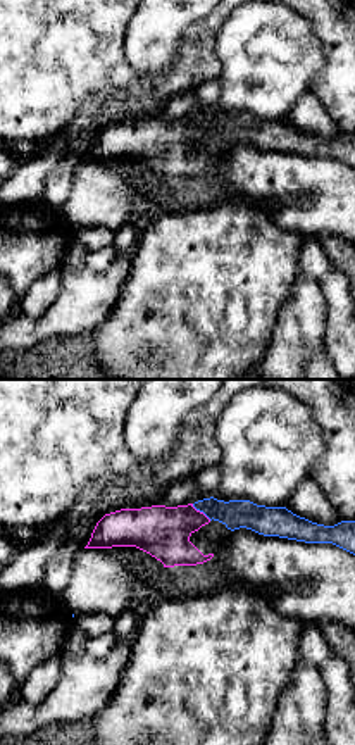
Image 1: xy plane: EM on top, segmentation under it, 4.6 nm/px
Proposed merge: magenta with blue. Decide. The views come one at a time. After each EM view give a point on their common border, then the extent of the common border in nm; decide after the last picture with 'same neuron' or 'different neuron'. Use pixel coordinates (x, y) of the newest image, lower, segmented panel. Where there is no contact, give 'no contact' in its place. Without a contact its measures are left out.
meets magenta at (202, 513); contact 120 nm long

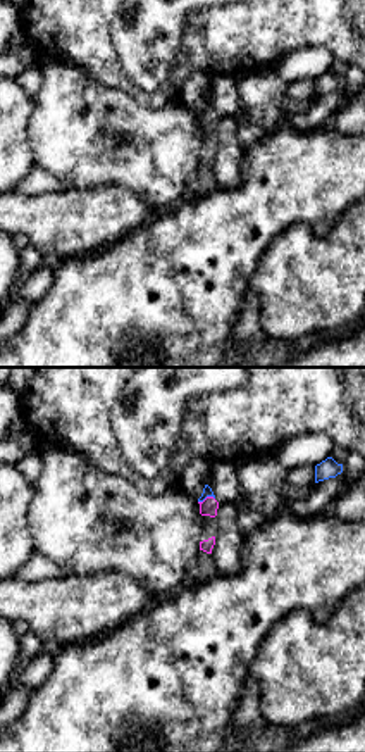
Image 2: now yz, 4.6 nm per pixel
meets magenta at (207, 497); contact 80 nm long

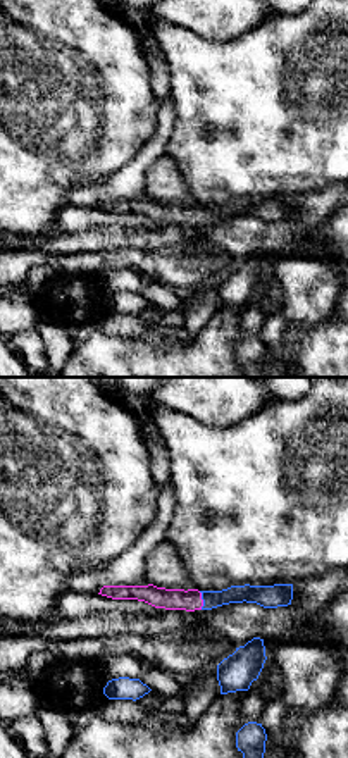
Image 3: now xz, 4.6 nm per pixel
meets magenta at (202, 600); contact 90 nm long

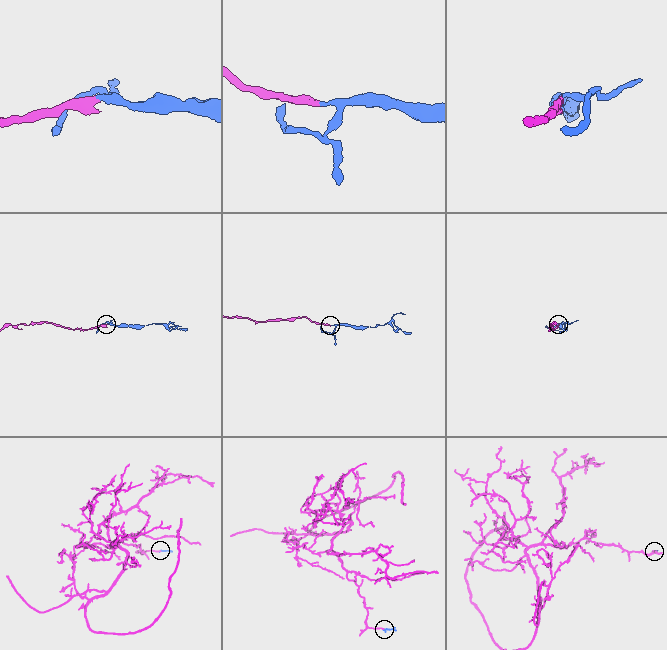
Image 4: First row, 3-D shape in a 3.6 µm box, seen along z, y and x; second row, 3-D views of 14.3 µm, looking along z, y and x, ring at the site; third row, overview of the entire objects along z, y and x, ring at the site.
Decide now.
same neuron

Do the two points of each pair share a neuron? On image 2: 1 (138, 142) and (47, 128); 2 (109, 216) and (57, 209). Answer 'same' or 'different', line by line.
1: same
2: same

